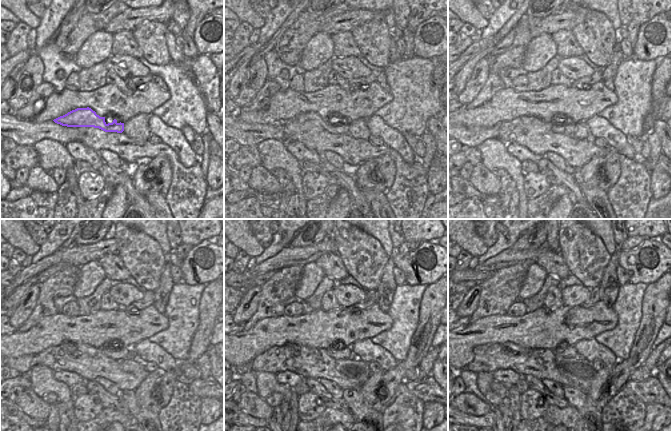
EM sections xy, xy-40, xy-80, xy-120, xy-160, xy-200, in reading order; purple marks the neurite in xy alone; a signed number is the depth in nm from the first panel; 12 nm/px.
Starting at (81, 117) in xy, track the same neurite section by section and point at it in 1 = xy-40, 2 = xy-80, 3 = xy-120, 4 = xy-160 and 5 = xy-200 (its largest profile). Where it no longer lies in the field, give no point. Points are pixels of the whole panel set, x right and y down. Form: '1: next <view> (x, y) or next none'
1: next xy-40 (335, 128)
2: next xy-80 (562, 128)
3: next xy-120 (113, 352)
4: next xy-160 (337, 352)
5: next xy-200 (565, 351)

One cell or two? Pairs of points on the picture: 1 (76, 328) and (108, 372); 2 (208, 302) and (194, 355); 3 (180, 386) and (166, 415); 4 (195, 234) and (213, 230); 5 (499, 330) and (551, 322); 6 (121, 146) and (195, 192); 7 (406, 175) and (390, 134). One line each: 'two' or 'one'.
1: two
2: one
3: one
4: one
5: one
6: one
7: two

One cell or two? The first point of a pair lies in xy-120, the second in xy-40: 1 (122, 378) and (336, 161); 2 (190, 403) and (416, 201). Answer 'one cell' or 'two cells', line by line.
1: two cells
2: one cell

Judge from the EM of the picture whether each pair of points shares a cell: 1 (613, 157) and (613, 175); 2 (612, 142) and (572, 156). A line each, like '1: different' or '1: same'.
1: same
2: different

